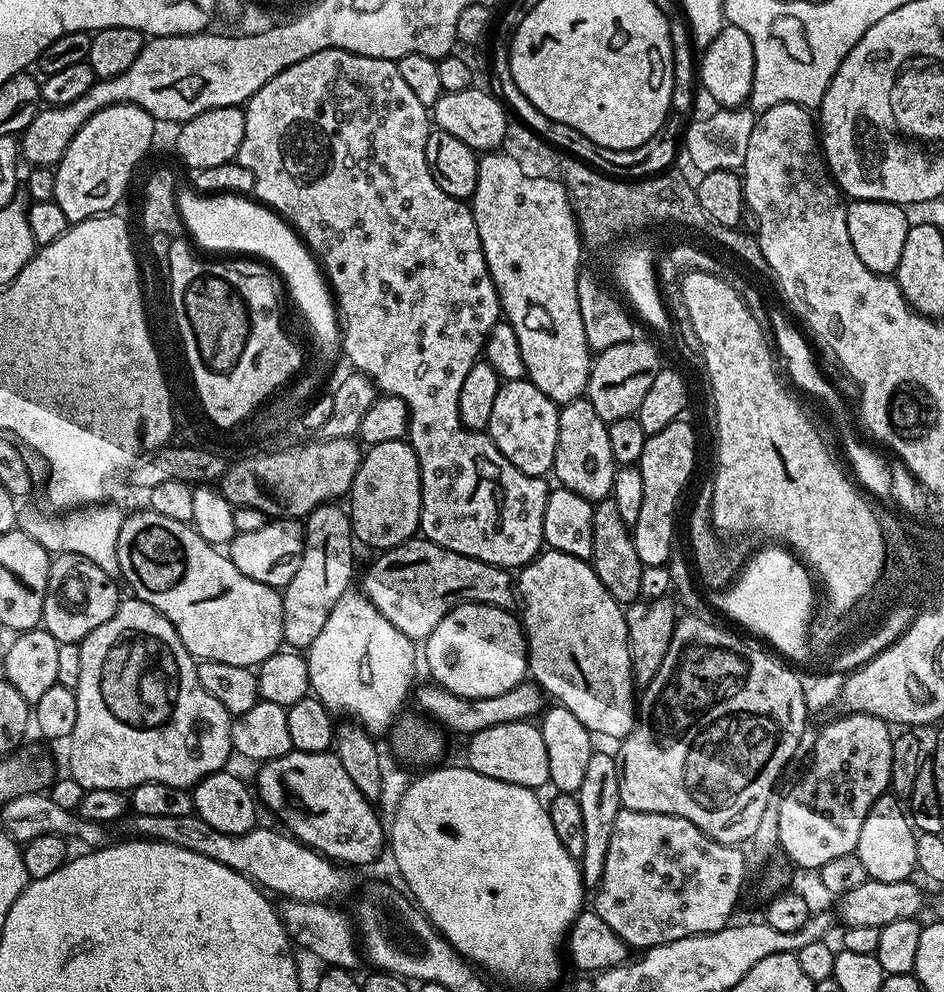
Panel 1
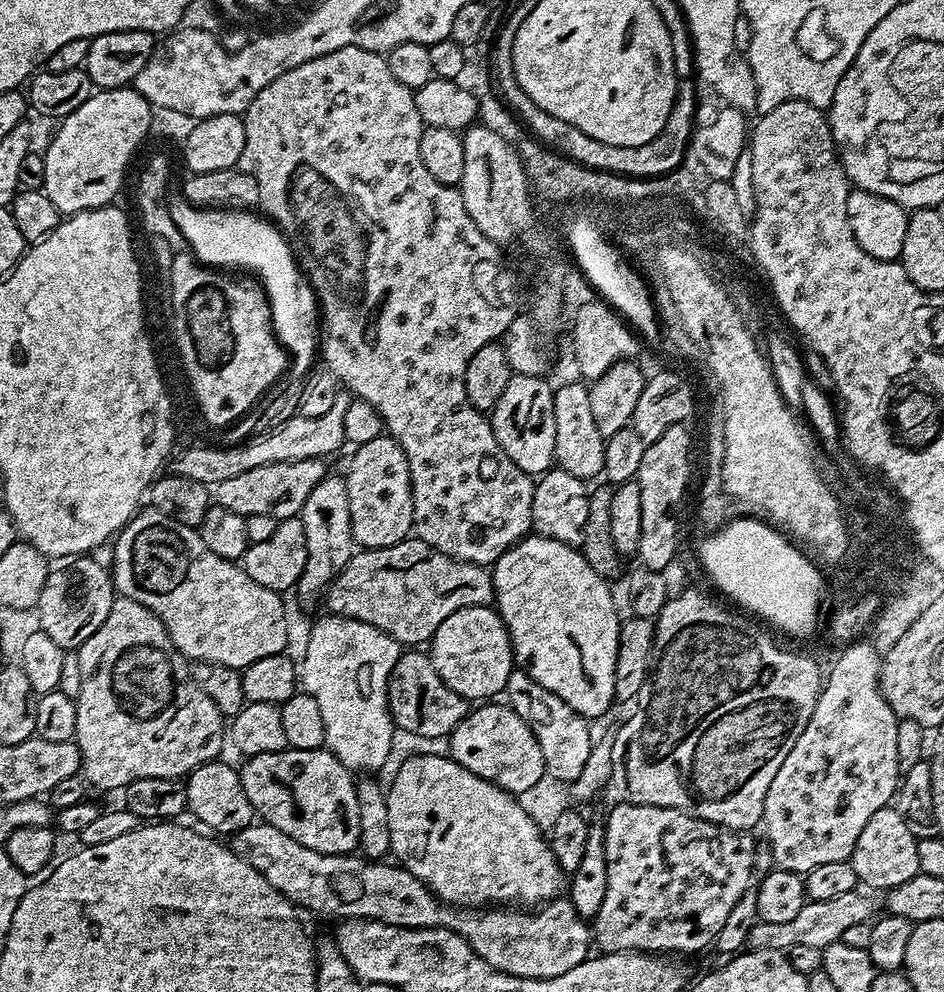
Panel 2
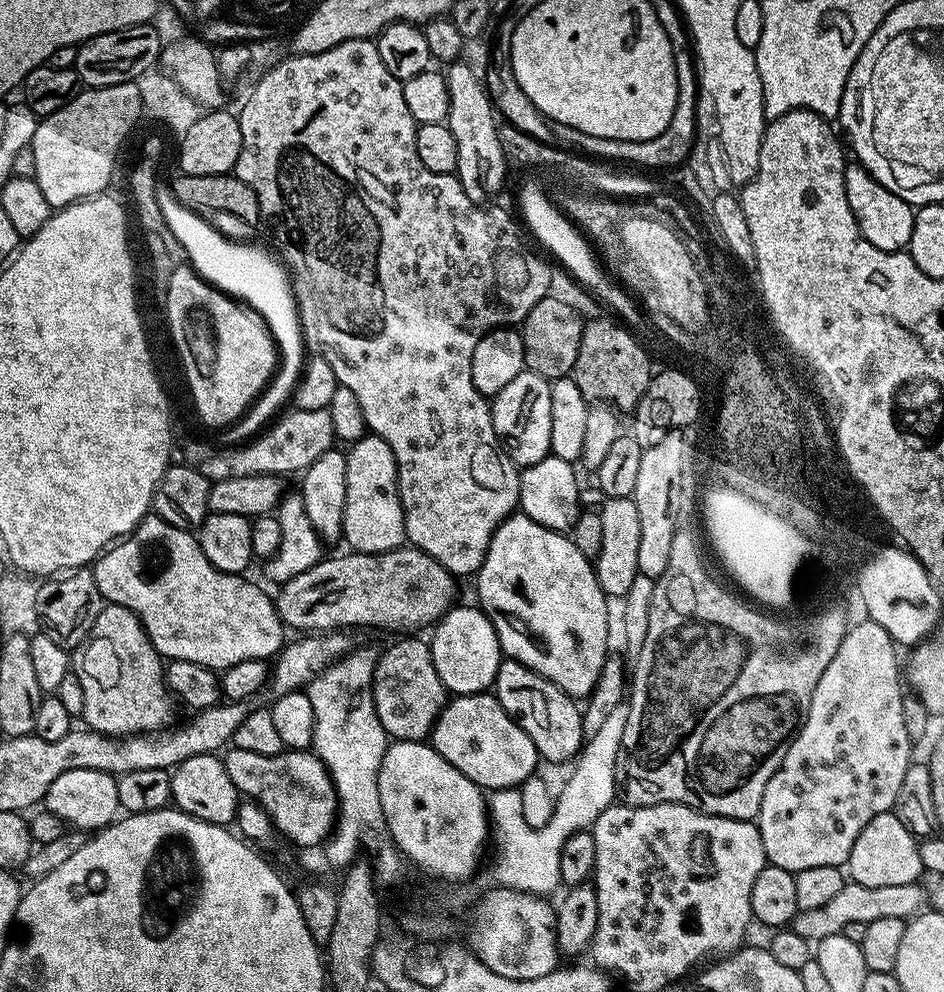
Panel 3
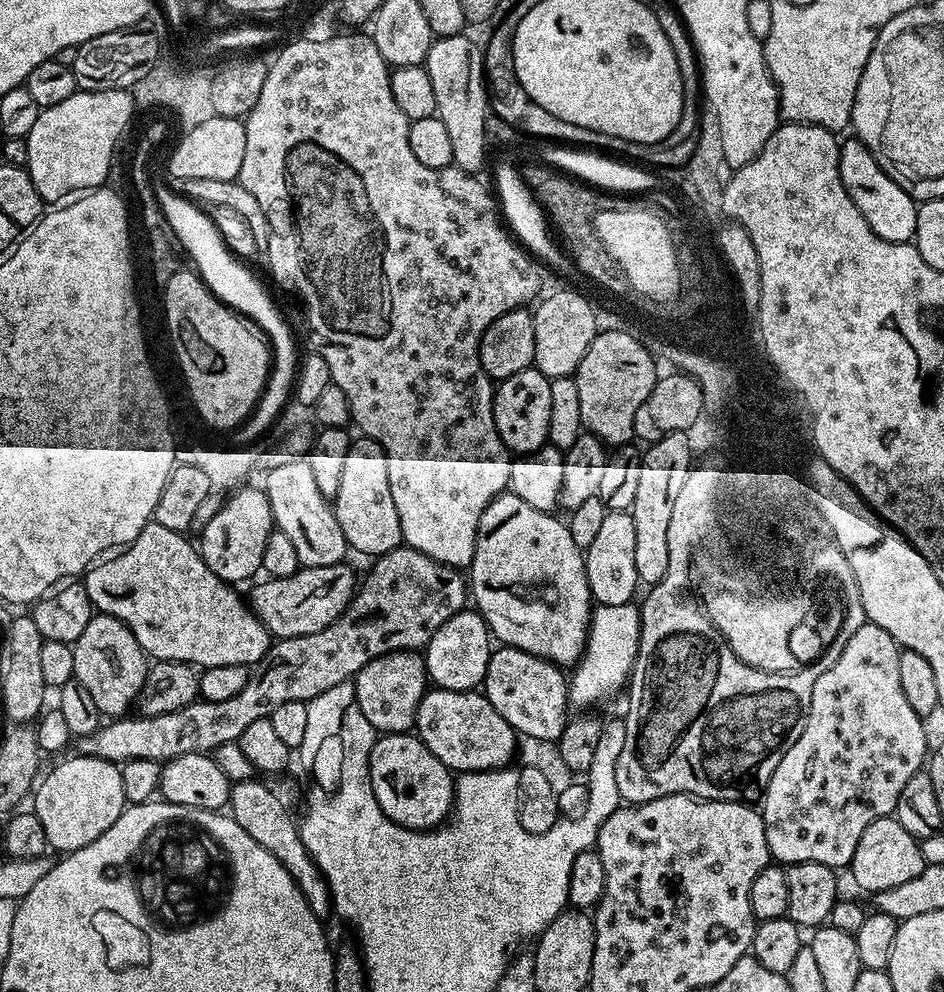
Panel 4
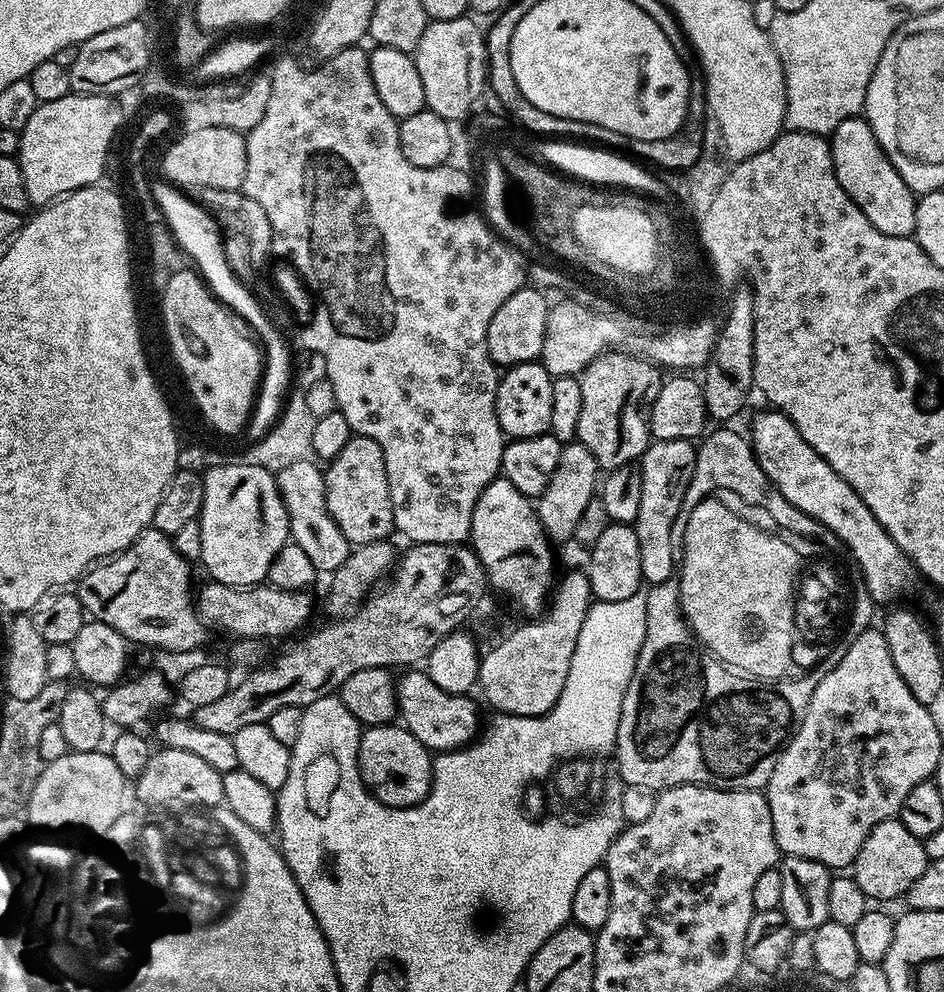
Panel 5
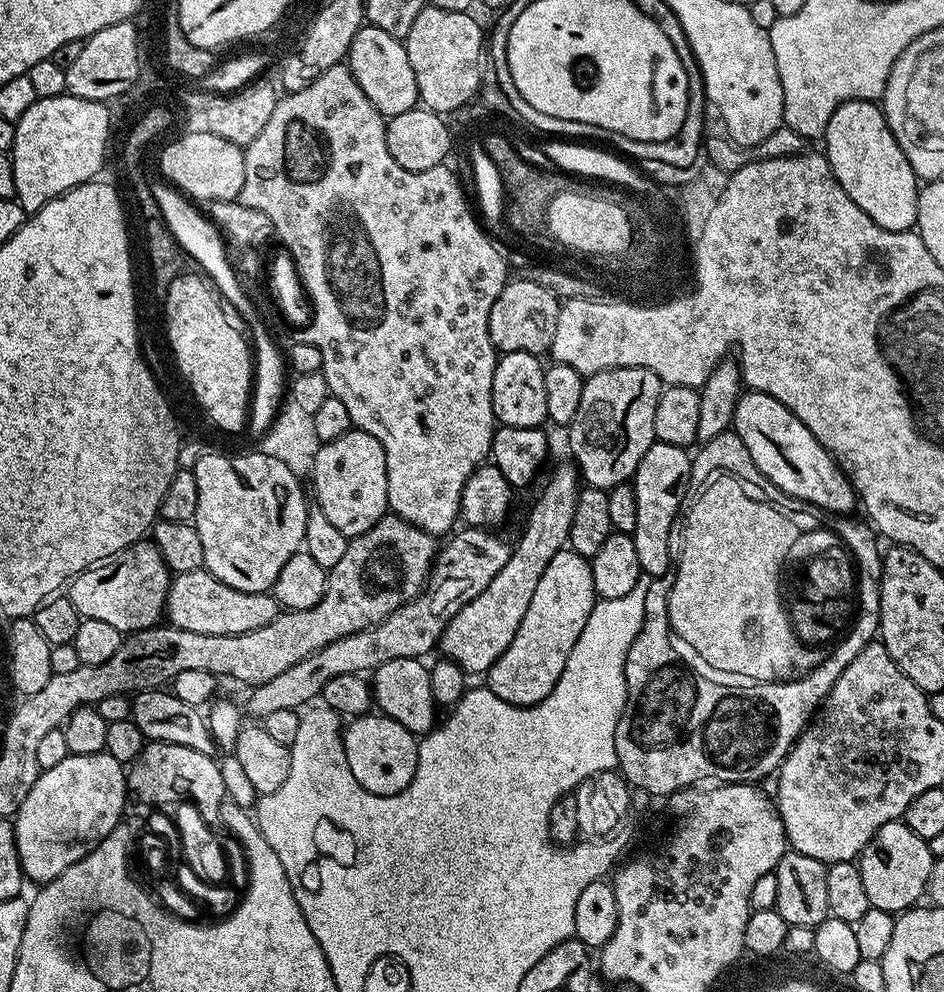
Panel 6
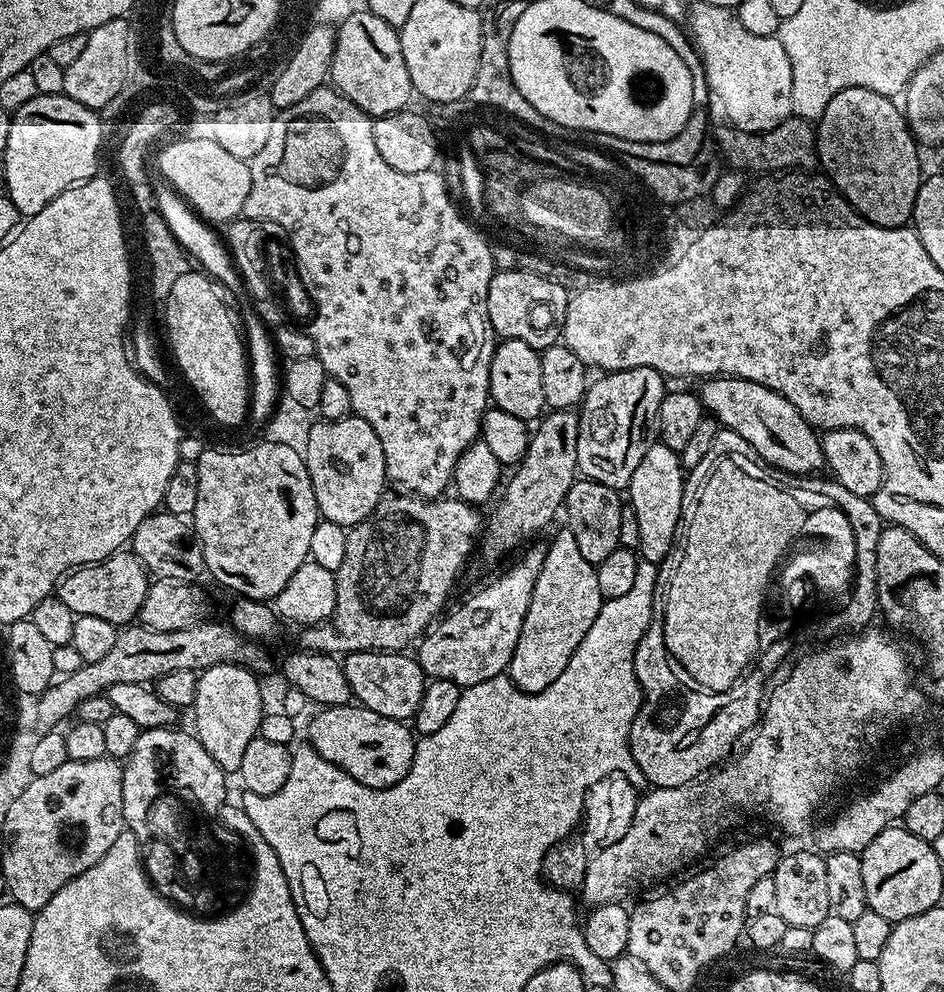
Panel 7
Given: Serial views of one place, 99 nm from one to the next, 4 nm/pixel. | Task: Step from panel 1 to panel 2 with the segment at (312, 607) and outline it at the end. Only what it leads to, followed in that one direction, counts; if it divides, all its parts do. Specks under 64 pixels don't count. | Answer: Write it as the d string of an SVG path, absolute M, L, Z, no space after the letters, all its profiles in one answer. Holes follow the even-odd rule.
M327 474L322 478L299 512L300 521L306 530L306 566L296 584L295 595L300 595L304 604L312 604L323 597L333 578L346 566L354 554L352 527L350 526L350 498L346 490L346 479L343 475Z

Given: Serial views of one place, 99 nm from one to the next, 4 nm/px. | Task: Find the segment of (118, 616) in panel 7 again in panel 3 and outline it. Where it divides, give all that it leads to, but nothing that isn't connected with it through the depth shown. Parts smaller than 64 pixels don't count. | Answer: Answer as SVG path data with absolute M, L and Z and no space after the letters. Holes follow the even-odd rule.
M149 514L141 520L137 526L127 536L123 537L119 542L111 545L91 565L92 573L94 574L94 582L98 582L98 590L104 595L105 601L109 604L117 604L118 606L126 606L130 611L136 613L141 622L144 624L148 637L152 645L156 647L156 651L160 653L165 661L170 660L185 660L186 662L198 662L202 666L213 670L223 670L234 666L238 662L246 662L247 660L268 660L275 657L280 649L286 643L286 625L281 620L280 615L276 613L276 606L271 595L267 596L262 589L256 584L251 584L250 581L244 580L243 575L235 572L223 572L218 570L210 562L210 558L206 558L206 554L202 554L202 546L199 539L193 533L182 530L178 526L170 526L170 522L166 522L162 518L158 518L155 514Z

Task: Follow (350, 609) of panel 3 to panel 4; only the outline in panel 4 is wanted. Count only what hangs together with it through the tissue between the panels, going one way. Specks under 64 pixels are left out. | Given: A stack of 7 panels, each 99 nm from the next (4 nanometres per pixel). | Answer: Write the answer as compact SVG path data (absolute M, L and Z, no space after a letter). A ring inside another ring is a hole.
M341 562L334 566L318 566L317 568L300 567L294 574L286 578L268 578L265 584L260 584L250 596L250 607L259 620L264 623L266 630L273 637L285 640L298 638L302 634L318 634L318 630L326 630L330 622L334 622L348 608L353 596L358 591L358 576L347 568L347 563Z

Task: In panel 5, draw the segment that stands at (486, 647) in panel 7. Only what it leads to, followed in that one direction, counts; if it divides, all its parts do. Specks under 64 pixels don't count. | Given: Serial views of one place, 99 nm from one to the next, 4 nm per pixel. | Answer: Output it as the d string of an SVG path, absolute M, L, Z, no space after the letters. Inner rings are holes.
M568 442L561 447L558 466L554 466L554 474L550 474L550 482L546 482L546 490L542 490L542 494L534 504L549 540L559 542L559 540L573 539L574 530L578 526L578 517L584 513L586 505L597 495L601 476L602 469L598 466L594 454L590 454L590 450L586 450L584 444Z

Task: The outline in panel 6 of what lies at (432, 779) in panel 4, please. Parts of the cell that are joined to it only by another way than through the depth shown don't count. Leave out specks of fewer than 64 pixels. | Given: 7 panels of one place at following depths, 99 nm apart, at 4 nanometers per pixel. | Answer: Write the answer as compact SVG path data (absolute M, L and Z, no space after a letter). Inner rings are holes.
M369 714L349 719L342 735L346 762L350 762L354 778L358 778L360 785L370 790L370 794L393 796L410 786L418 766L420 745L414 733L406 730L406 726L383 714Z

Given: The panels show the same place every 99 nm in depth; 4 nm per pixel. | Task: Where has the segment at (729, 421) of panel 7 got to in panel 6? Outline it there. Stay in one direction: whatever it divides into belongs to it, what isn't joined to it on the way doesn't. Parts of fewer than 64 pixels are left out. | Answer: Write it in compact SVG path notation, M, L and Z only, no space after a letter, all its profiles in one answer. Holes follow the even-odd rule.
M745 391L737 402L731 427L735 435L742 438L742 442L745 443L750 457L753 458L754 466L777 488L778 492L793 501L805 500L806 503L813 504L824 512L832 512L831 514L848 514L853 511L852 507L857 507L858 497L845 469L832 459L832 455L822 447L818 438L814 438L814 434L810 434L810 430L806 430L806 426L802 426L802 422L798 422L798 418L790 410L786 410L782 402L778 402L778 398L770 398L770 394L765 392Z

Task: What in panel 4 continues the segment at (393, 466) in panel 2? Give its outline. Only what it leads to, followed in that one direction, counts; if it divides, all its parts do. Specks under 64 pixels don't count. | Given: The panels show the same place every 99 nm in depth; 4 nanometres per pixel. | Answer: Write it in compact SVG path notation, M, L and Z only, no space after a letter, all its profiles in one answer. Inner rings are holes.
M367 438L353 439L342 462L342 479L338 485L338 494L334 498L338 526L342 526L342 534L349 549L353 553L361 552L369 558L401 547L404 538L402 526L398 522L398 510L394 506L394 497L390 494L390 477L386 471L387 457L378 442Z

